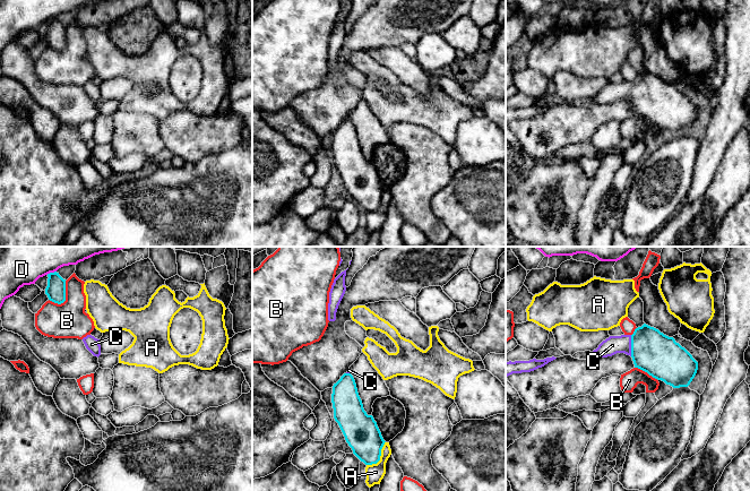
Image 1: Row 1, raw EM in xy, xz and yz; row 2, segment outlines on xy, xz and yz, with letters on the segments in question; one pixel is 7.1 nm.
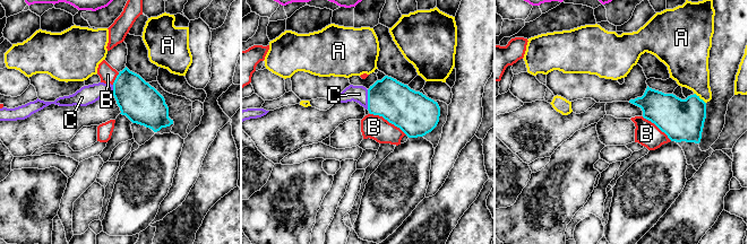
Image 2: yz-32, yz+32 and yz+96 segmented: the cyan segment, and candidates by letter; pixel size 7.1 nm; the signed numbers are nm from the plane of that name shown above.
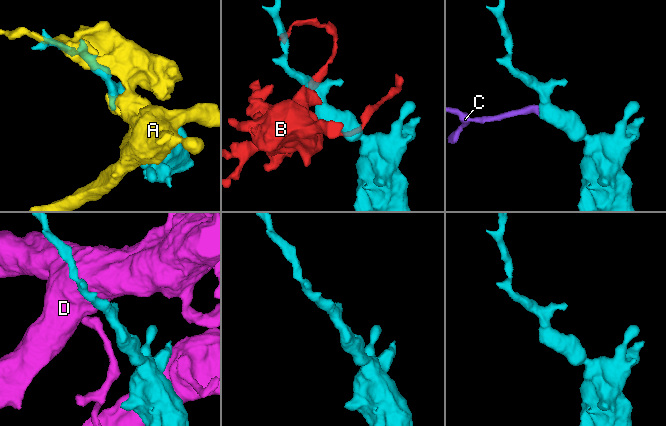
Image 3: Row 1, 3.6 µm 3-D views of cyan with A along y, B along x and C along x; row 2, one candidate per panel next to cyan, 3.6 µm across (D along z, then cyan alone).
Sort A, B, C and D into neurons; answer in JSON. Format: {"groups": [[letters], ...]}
{"groups": [["A"], ["B"], ["C"], ["D"]]}

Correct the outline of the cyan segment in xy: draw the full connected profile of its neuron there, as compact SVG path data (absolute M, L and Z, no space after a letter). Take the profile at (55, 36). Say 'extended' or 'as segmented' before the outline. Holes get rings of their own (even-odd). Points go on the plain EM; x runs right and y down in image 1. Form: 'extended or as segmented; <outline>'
as segmented; M57 18L48 20L48 24L45 41L49 46L58 51L63 50L66 48L66 26Z

